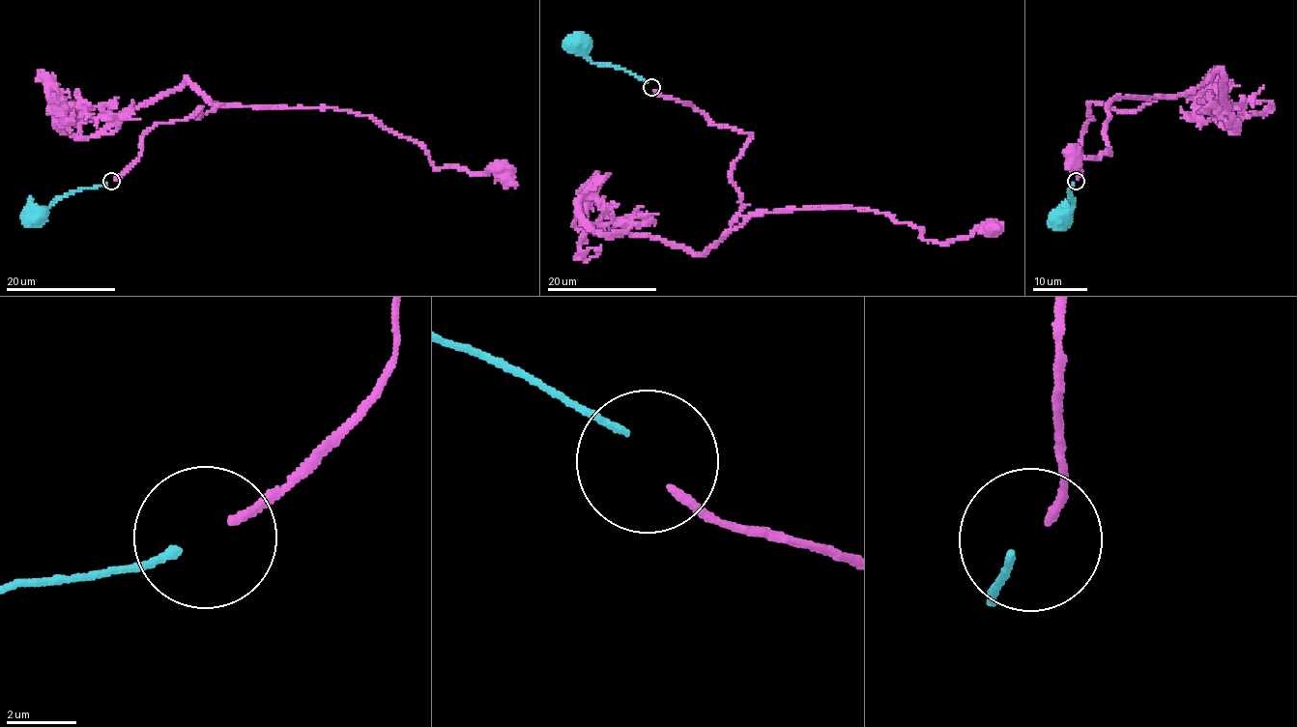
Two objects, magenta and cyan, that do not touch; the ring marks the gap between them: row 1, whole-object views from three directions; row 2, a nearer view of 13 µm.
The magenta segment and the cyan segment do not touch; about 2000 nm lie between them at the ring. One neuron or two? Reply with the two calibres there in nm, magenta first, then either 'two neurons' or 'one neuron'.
260 nm thick on the magenta side, 200 nm on the other; two neurons

